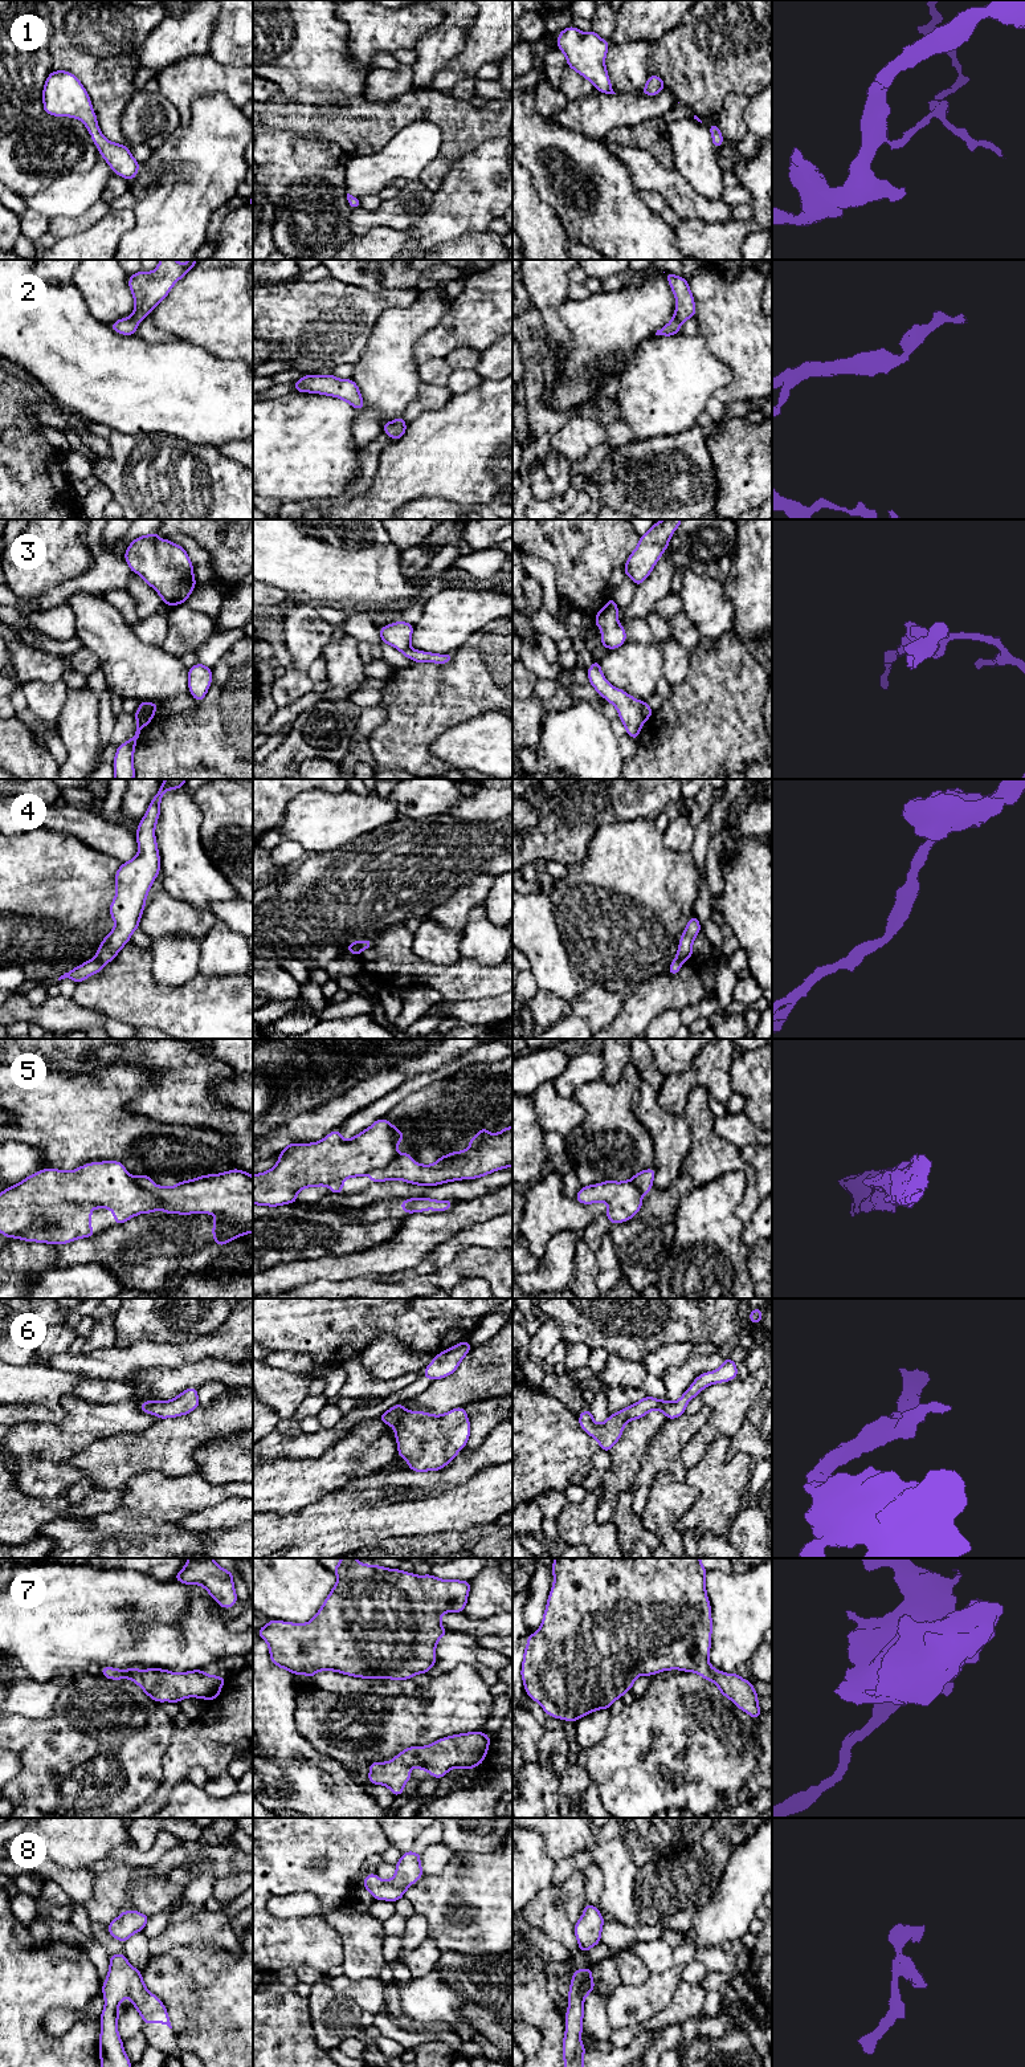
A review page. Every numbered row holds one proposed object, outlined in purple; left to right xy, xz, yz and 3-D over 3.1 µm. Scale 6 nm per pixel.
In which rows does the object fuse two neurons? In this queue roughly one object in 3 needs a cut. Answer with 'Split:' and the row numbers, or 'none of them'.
Split: 3, 5

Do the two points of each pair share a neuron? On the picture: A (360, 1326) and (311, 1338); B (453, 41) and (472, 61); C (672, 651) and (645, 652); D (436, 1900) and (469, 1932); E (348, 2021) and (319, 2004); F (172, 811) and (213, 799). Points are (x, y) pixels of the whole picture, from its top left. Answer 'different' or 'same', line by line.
A: same
B: different
C: different
D: same
E: same
F: different

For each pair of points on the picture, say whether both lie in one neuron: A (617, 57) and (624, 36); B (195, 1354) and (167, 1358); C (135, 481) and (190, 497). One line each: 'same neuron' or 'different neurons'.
A: different neurons
B: same neuron
C: same neuron

